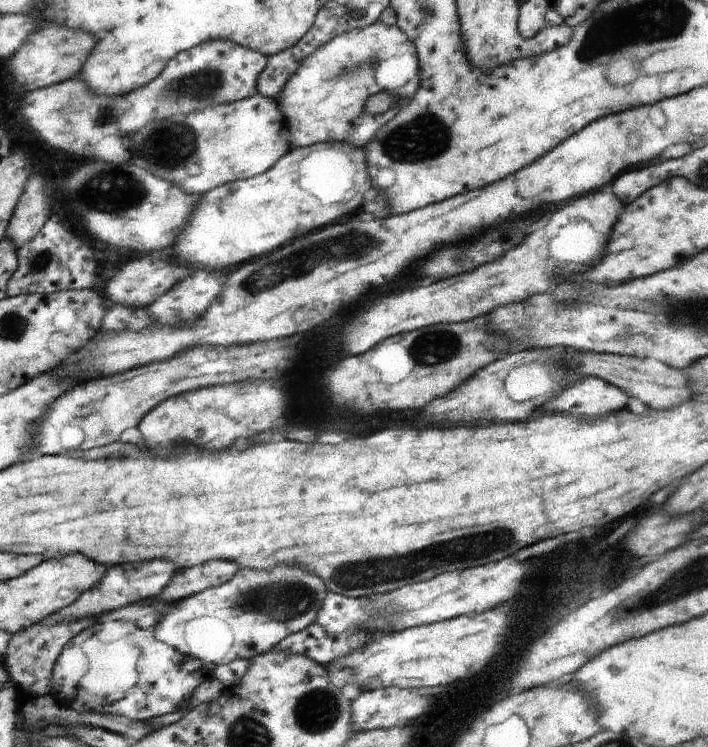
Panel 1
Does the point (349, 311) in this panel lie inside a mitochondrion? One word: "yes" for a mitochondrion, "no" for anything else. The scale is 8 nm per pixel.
no

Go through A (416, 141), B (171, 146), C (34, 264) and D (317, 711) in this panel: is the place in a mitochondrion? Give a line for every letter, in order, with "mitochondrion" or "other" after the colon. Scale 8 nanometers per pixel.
A: mitochondrion
B: mitochondrion
C: mitochondrion
D: mitochondrion

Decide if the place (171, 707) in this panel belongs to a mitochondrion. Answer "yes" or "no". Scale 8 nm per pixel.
no

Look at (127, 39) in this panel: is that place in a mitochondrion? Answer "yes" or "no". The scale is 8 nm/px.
no

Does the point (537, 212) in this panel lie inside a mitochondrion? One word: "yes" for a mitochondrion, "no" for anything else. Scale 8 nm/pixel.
no

